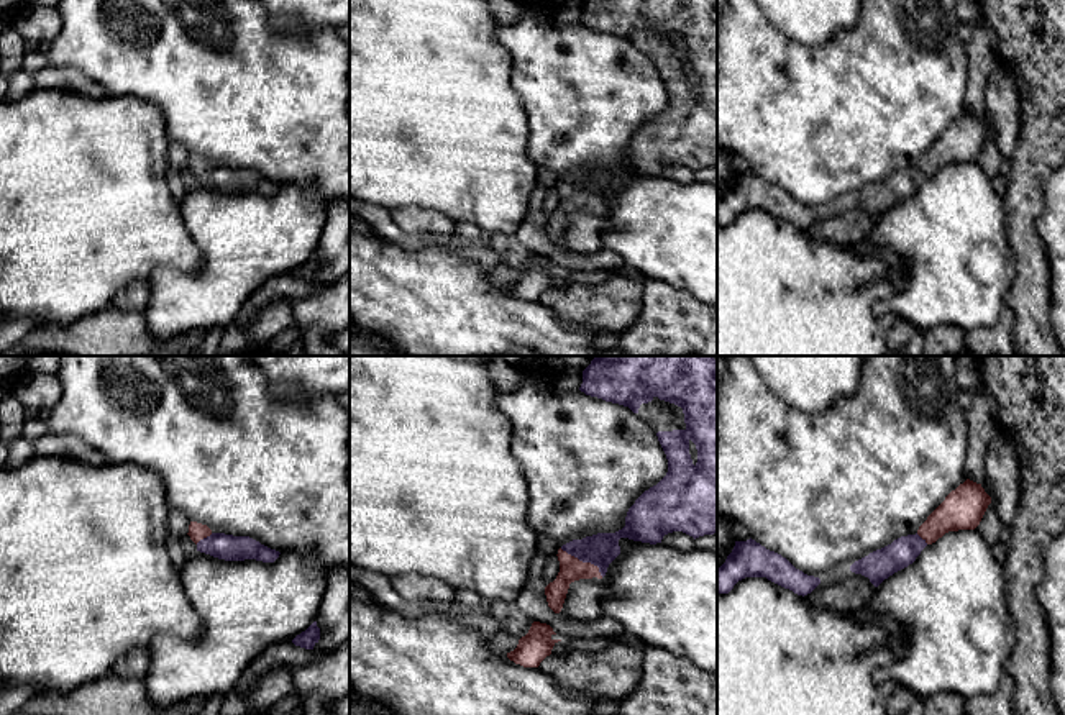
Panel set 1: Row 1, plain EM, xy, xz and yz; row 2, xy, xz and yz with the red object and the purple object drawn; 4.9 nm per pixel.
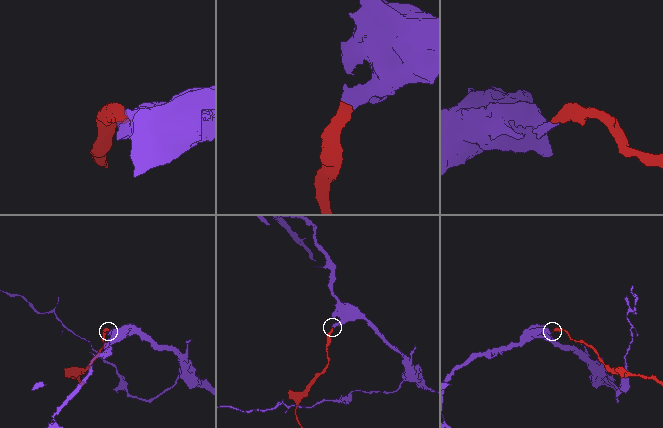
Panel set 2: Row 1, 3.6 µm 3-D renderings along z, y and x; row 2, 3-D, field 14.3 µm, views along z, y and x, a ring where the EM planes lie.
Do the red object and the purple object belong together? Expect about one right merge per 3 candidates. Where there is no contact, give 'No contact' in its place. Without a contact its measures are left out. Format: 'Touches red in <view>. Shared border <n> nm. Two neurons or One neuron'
Touches red in xz. Shared border 260 nm. One neuron

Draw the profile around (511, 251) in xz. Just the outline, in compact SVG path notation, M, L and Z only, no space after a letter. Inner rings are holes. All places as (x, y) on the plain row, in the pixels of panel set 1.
M492 233L489 235L489 246L501 257L501 262L525 269L532 259L532 253L517 239L515 235Z

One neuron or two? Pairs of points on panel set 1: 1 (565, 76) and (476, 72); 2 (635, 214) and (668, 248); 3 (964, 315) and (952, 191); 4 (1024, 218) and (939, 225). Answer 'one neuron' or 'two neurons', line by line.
1: two neurons
2: one neuron
3: one neuron
4: two neurons

